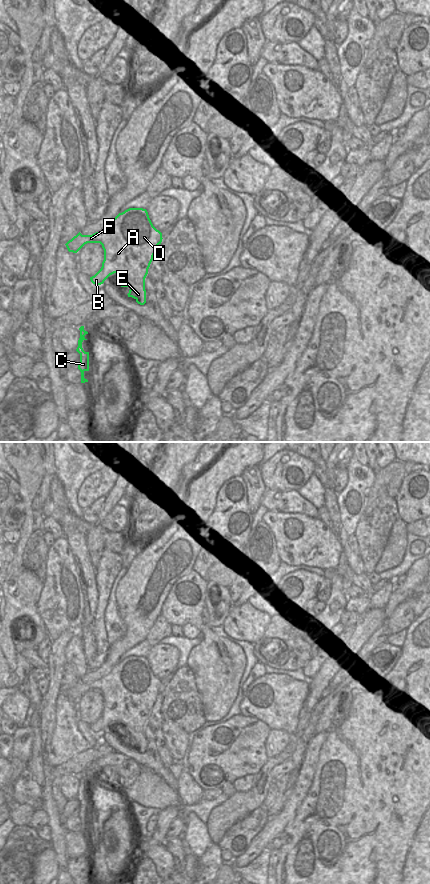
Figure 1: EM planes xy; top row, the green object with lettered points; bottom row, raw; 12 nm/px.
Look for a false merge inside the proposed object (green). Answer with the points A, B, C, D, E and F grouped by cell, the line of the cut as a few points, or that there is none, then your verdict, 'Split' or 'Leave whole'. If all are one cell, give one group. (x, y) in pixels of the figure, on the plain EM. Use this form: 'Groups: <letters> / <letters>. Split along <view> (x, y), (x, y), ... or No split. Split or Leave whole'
Groups: A B C D E F. No split. Leave whole.

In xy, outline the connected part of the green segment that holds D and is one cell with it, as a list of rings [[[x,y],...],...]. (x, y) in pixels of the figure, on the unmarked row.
[[[129,656],[119,661],[104,677],[92,683],[82,683],[80,680],[65,693],[69,700],[77,701],[87,691],[100,691],[104,698],[104,708],[101,717],[90,728],[95,733],[101,733],[114,721],[120,721],[121,735],[129,735],[128,745],[132,745],[140,753],[146,751],[145,726],[153,708],[157,695],[162,690],[162,681],[157,678],[146,657]]]

